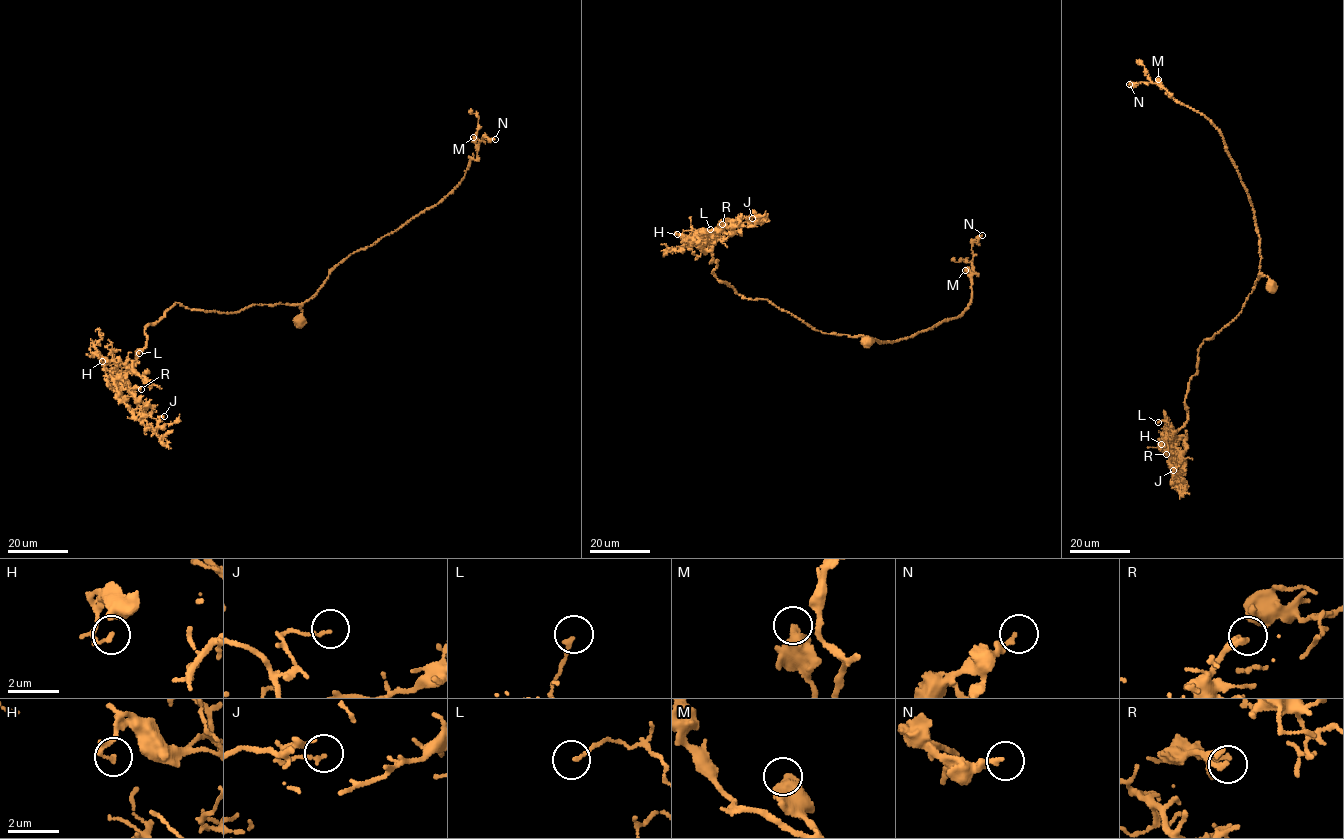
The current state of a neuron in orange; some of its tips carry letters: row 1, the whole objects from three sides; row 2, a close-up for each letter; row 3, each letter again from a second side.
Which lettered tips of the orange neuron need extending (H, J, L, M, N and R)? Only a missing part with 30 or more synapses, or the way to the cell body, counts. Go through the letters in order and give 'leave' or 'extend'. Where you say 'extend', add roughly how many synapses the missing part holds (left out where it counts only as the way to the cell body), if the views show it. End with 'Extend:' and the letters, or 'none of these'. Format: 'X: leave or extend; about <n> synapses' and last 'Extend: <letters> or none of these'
H: leave
J: leave
L: leave
M: leave
N: leave
R: extend; about 50 synapses
Extend: R

